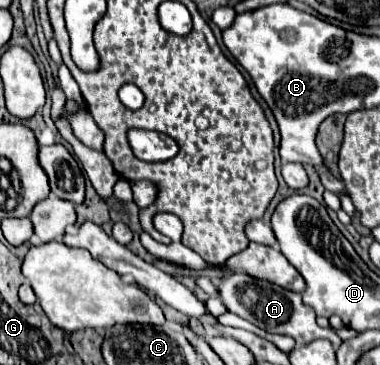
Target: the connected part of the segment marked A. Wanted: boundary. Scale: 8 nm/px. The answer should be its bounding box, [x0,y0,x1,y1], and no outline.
[217,270,343,346]

